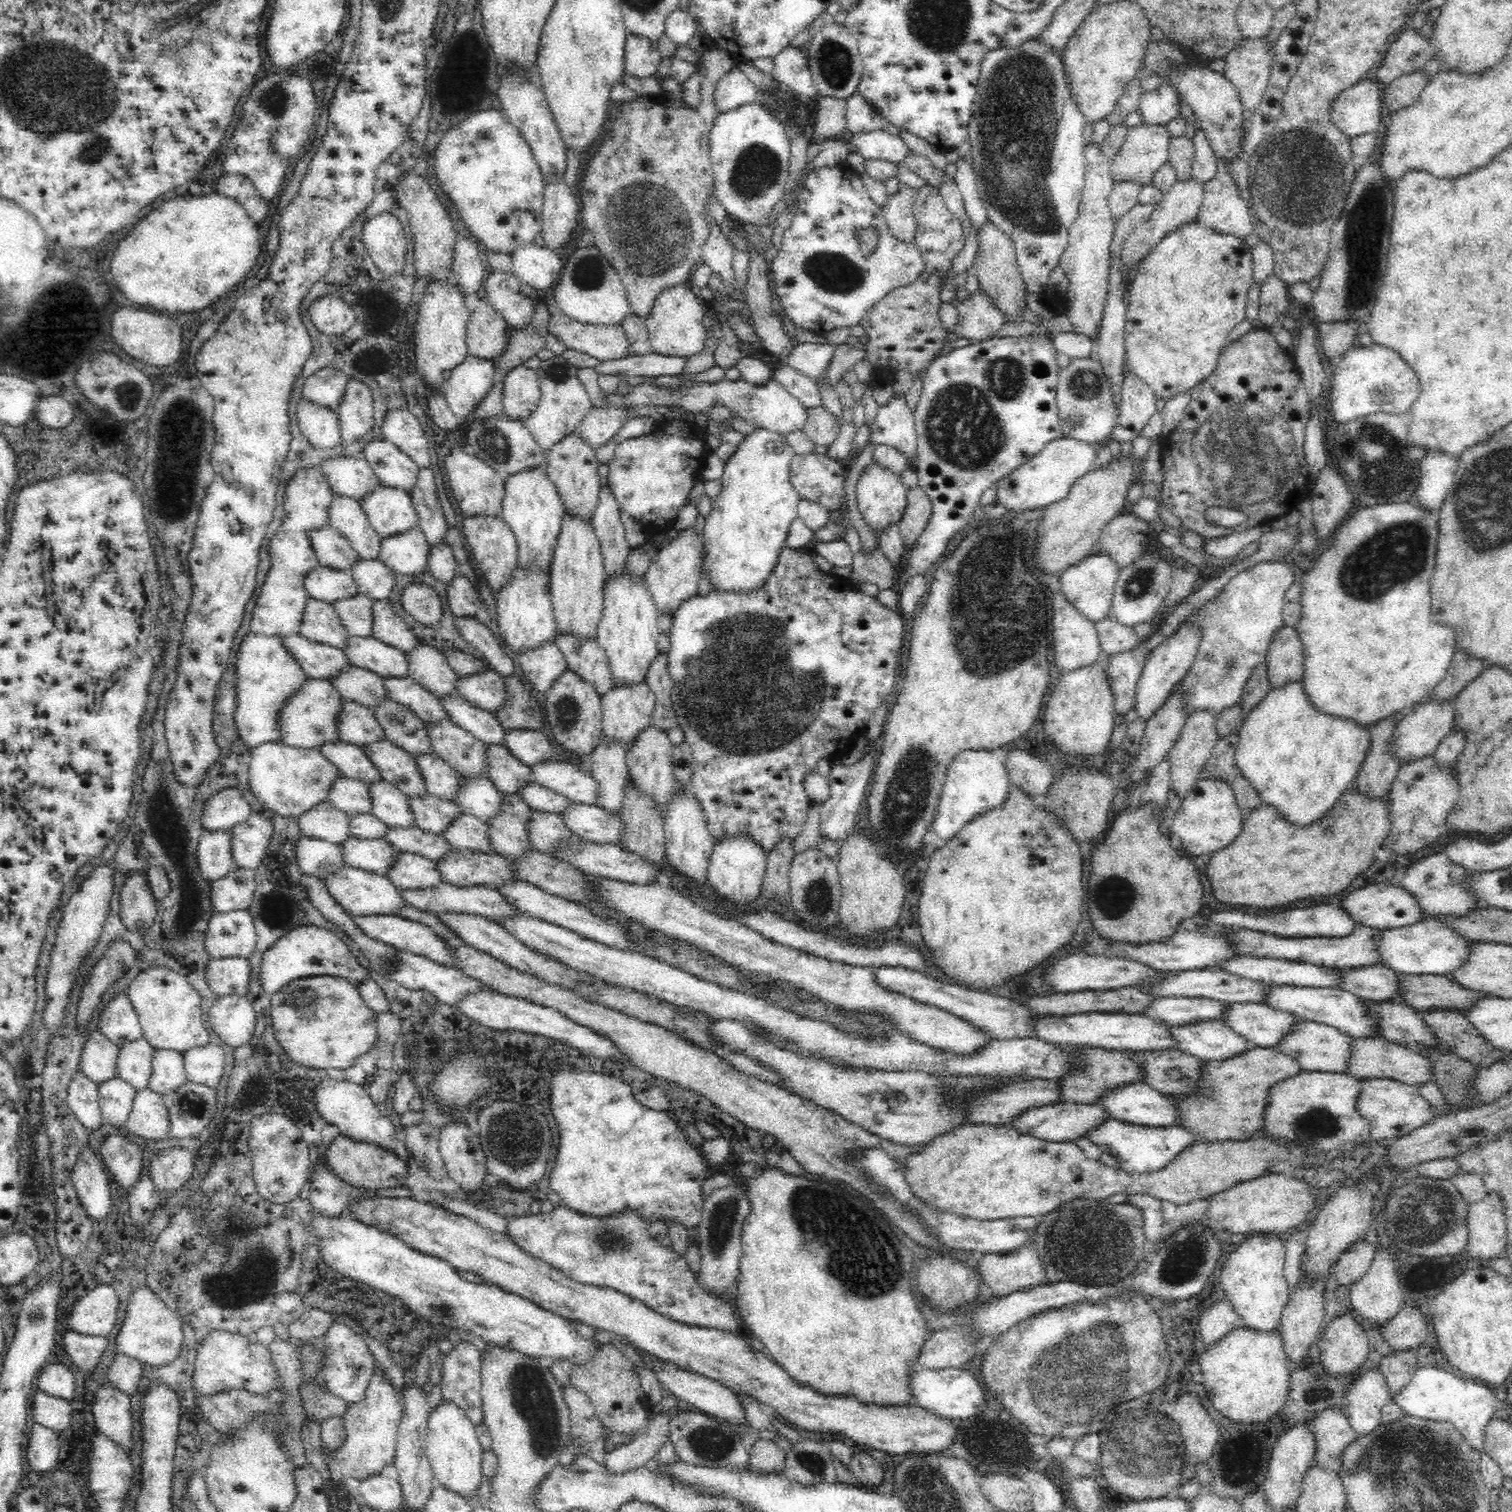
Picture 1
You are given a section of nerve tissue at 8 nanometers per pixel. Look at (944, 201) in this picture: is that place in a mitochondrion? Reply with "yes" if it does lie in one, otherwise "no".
no

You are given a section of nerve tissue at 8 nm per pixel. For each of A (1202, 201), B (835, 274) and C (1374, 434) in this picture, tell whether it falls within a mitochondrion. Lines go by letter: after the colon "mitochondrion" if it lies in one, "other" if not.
A: other
B: mitochondrion
C: mitochondrion

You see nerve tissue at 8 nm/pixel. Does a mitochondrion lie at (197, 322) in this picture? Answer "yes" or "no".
no

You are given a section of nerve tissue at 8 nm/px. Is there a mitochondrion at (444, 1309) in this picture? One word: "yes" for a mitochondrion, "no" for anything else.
yes

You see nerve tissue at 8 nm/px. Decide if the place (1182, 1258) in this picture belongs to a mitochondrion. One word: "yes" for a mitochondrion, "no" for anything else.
yes

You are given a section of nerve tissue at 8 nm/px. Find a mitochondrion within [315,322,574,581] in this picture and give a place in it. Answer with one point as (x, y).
(493, 443)

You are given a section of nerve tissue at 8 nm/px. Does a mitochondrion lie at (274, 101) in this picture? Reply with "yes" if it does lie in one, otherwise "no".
yes

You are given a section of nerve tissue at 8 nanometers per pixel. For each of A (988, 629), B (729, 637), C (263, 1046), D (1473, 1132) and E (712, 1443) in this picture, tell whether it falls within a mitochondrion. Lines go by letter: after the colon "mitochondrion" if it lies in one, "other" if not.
A: mitochondrion
B: mitochondrion
C: other
D: other
E: mitochondrion

